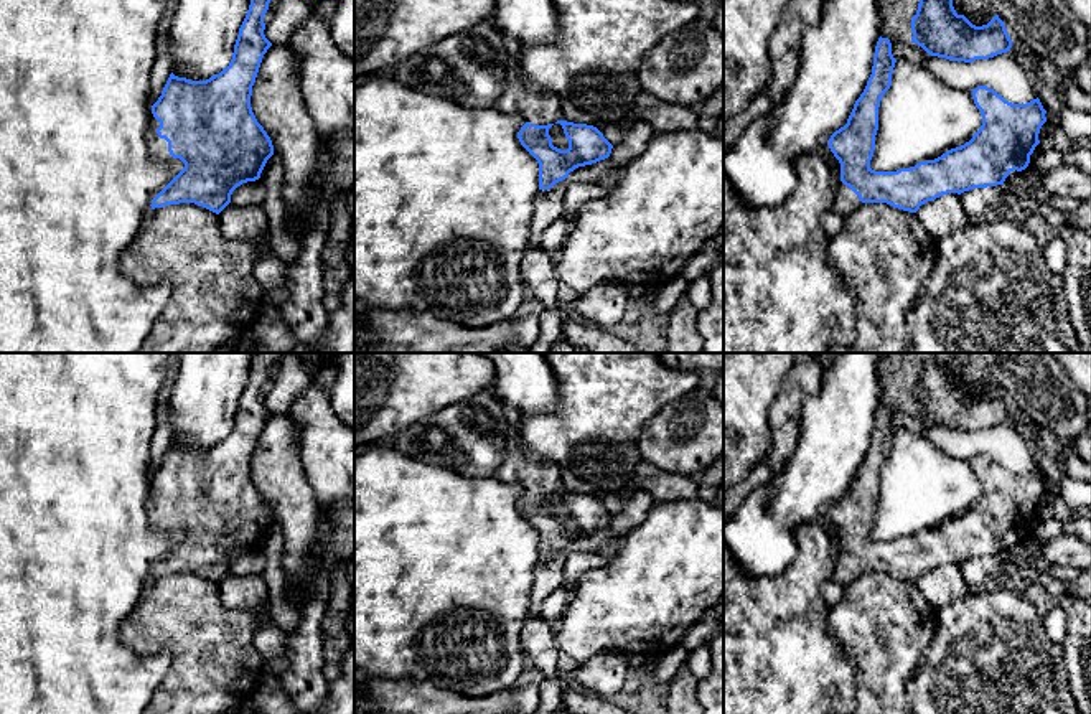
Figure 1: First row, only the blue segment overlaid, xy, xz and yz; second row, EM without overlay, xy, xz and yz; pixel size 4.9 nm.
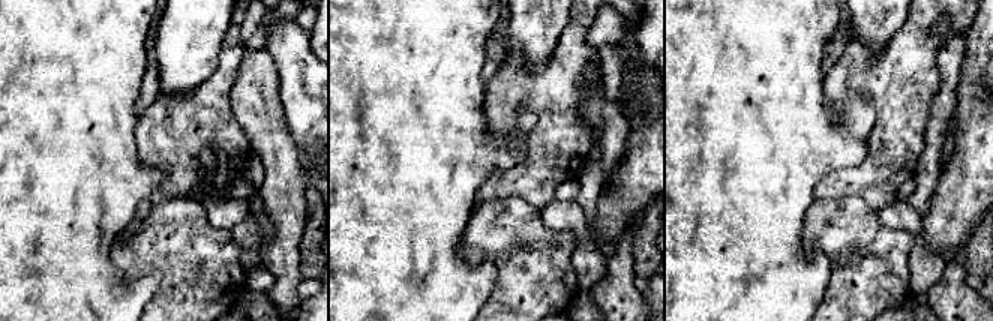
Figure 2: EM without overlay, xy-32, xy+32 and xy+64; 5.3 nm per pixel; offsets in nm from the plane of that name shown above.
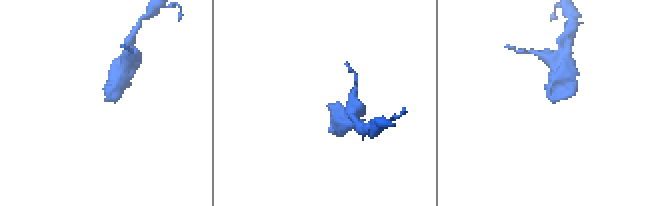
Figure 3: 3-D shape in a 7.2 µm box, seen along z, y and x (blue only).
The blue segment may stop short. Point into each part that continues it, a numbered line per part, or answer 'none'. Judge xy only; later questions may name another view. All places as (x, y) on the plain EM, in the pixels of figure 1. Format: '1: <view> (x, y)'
1: xy (159, 516)

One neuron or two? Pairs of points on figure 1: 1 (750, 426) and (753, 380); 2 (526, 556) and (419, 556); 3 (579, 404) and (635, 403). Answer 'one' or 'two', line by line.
1: one
2: one
3: one

